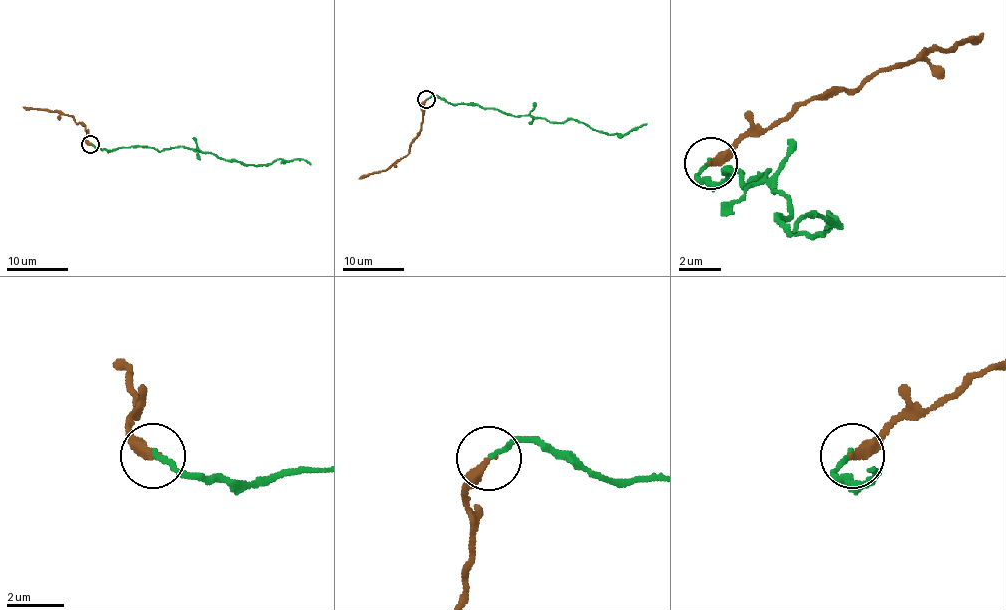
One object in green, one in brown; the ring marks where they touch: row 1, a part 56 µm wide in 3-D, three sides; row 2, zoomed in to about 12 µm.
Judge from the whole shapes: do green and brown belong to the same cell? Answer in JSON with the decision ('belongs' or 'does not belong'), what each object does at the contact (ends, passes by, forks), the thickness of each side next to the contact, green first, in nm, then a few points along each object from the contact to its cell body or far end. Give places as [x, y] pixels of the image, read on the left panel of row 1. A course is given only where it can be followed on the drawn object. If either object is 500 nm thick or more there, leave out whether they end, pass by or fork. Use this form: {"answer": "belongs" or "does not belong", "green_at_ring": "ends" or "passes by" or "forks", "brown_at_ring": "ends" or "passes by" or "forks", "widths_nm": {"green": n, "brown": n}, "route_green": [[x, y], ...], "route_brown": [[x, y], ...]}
{"answer": "belongs", "green_at_ring": "ends", "brown_at_ring": "ends", "widths_nm": {"green": 180, "brown": 360}, "route_green": [[90, 144], [107, 150], [153, 147], [160, 151], [189, 147], [258, 165], [278, 159], [302, 159], [310, 164]], "route_brown": [[90, 144], [86, 139], [86, 127], [72, 116], [23, 107]]}

